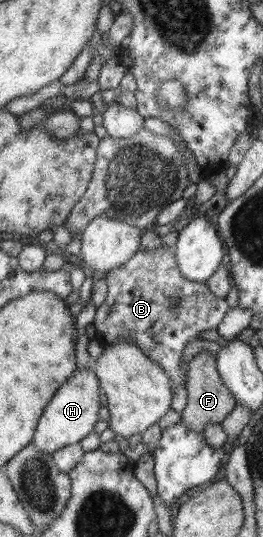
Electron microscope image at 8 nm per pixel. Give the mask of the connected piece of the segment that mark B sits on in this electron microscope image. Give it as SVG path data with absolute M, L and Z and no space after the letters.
M169 247L151 249L151 252L145 252L140 248L121 268L111 270L104 279L109 290L105 302L96 308L93 324L95 339L105 348L115 340L125 338L127 342L137 345L153 362L156 362L169 375L172 385L176 386L181 382L186 384L188 364L179 367L183 349L190 341L199 338L201 332L219 327L230 308L226 300L213 296L206 284L183 278L177 268L172 248Z

